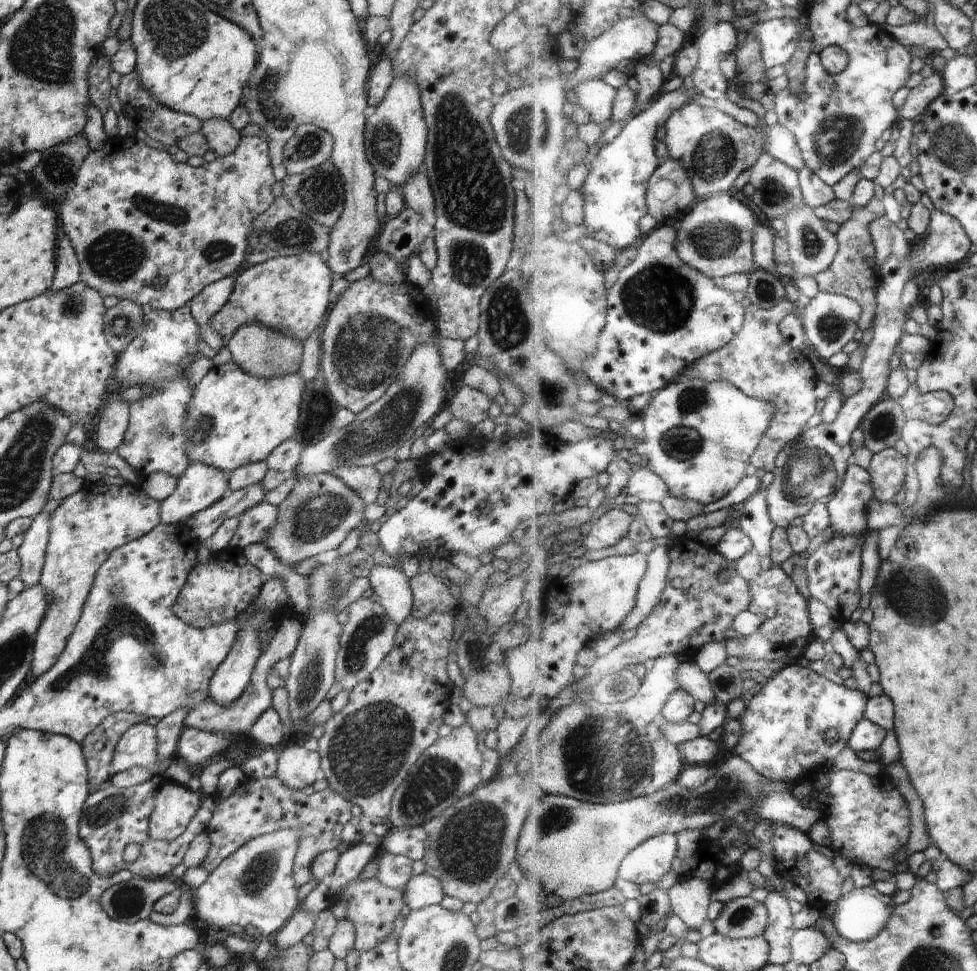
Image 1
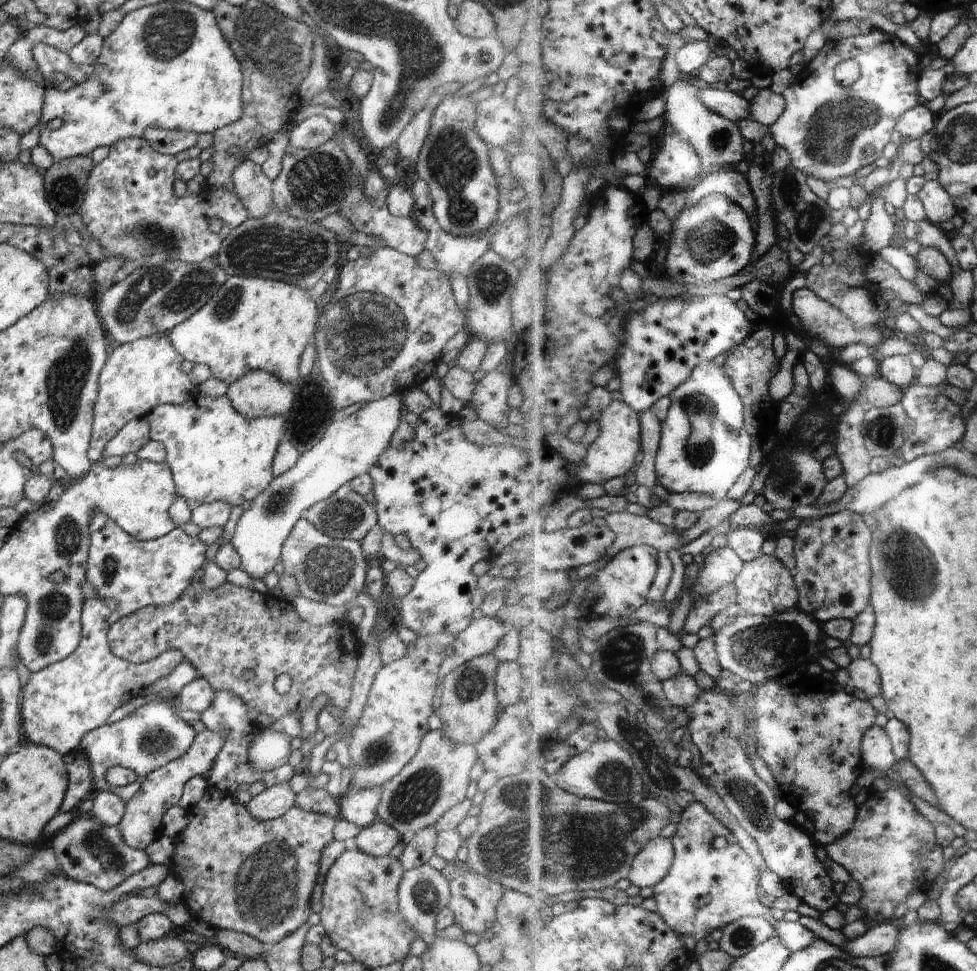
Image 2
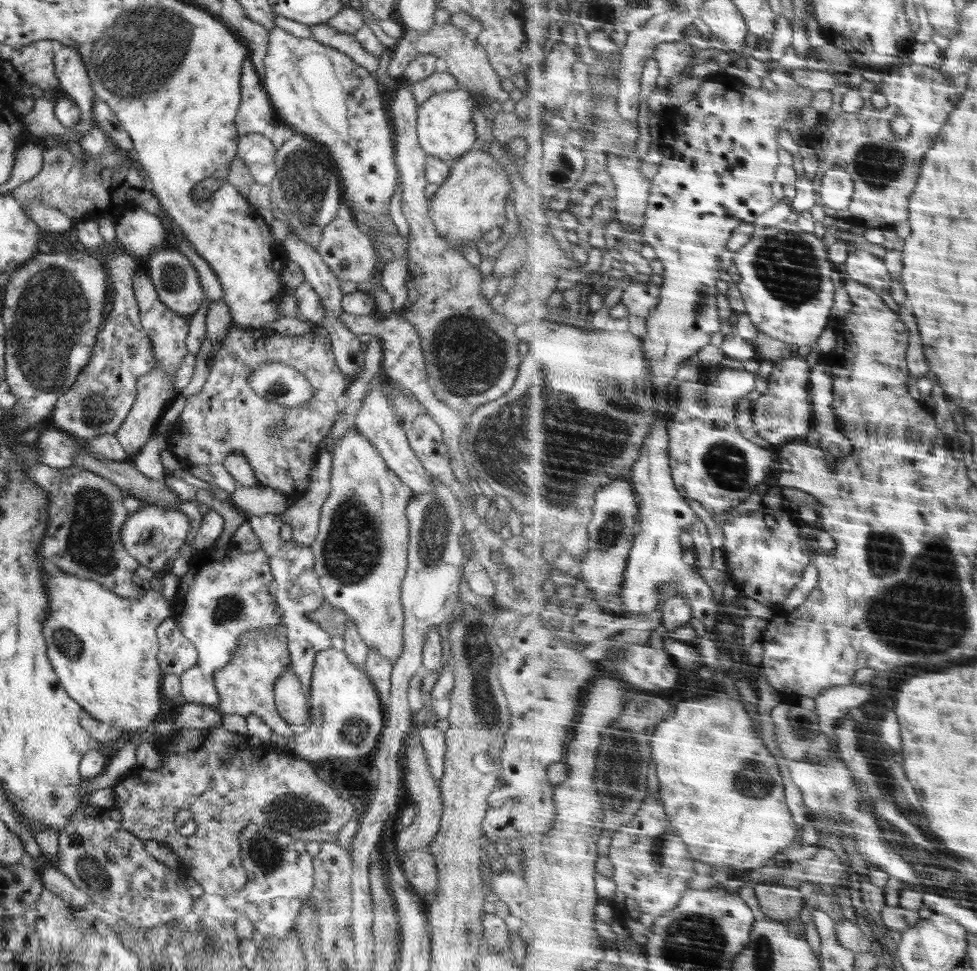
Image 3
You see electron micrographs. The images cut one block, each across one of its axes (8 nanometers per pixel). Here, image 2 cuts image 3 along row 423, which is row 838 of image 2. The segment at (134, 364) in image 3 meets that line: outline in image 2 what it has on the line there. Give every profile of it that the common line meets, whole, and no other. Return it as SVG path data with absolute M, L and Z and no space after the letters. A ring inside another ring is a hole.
M84 813L52 836L51 848L61 870L68 878L96 886L102 892L120 886L128 876L151 865L146 852L128 848L117 826L104 826Z

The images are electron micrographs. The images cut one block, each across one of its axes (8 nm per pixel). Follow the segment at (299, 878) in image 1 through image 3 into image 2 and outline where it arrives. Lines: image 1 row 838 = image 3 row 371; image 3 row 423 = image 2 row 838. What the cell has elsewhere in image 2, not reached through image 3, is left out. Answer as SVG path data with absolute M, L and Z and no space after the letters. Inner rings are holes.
M208 788L202 800L186 809L188 826L176 838L176 850L170 871L184 885L183 904L192 918L206 922L214 929L228 929L247 934L271 946L294 934L313 913L309 898L320 870L322 850L333 841L335 818L292 807L276 820L256 820L233 795Z

